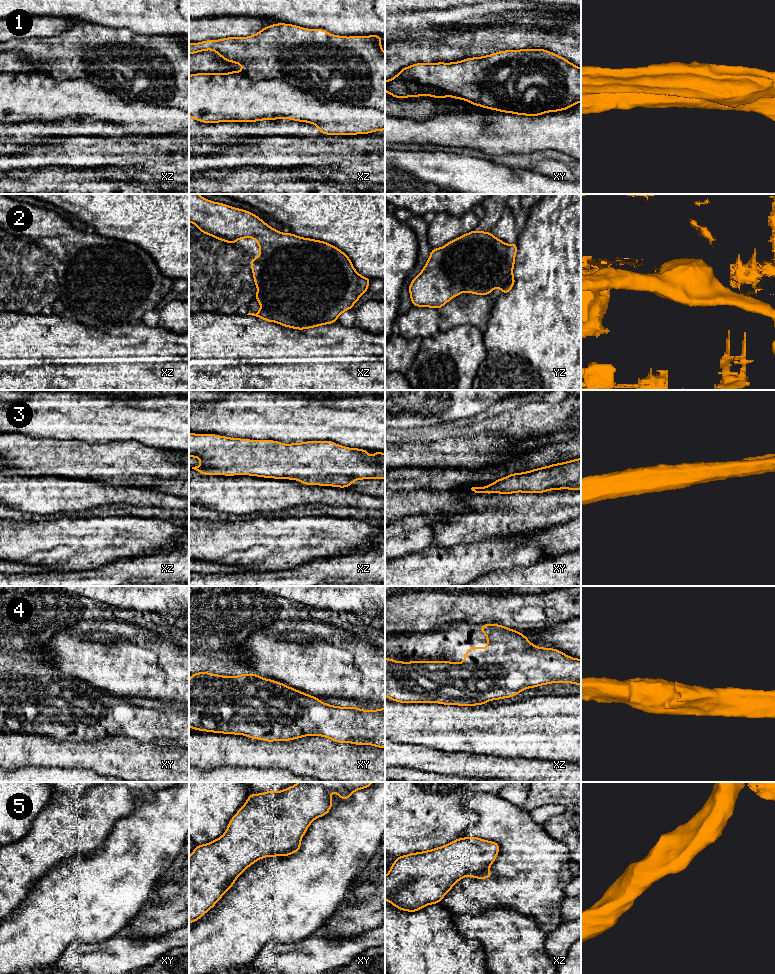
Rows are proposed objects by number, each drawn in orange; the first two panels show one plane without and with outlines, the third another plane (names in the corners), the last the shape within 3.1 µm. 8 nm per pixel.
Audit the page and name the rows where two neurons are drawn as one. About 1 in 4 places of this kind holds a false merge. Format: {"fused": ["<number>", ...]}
{"fused": ["1", "2", "5"]}

